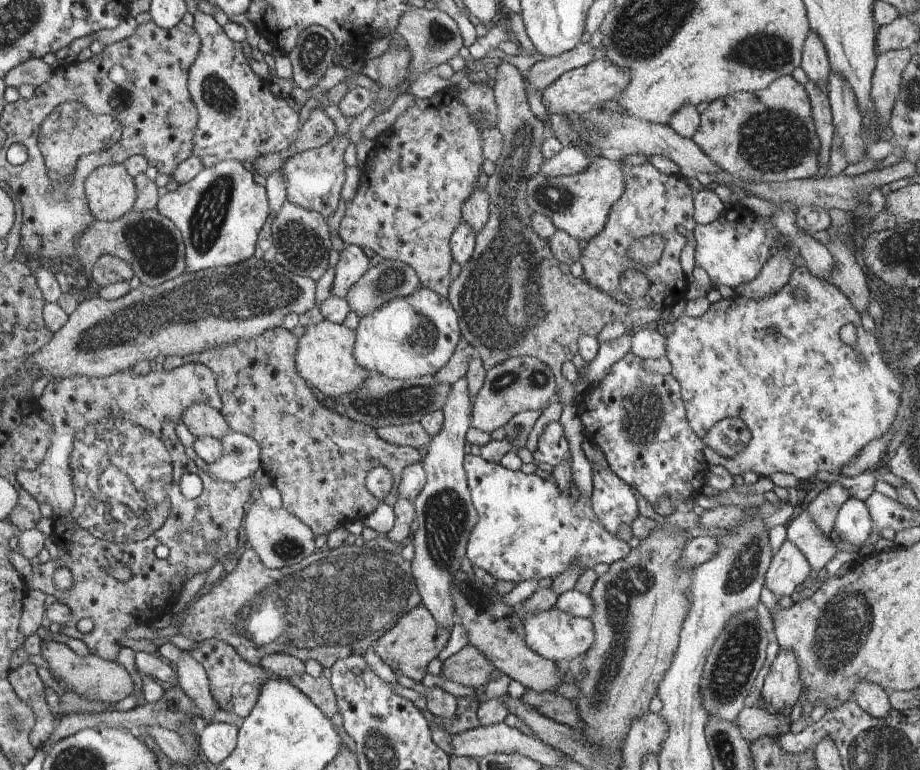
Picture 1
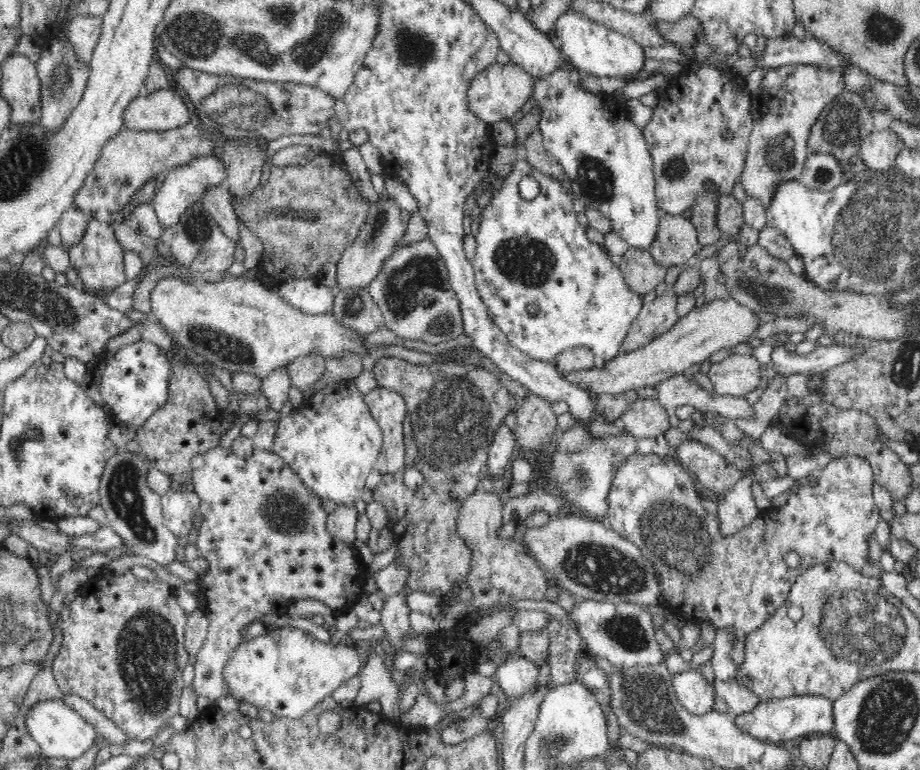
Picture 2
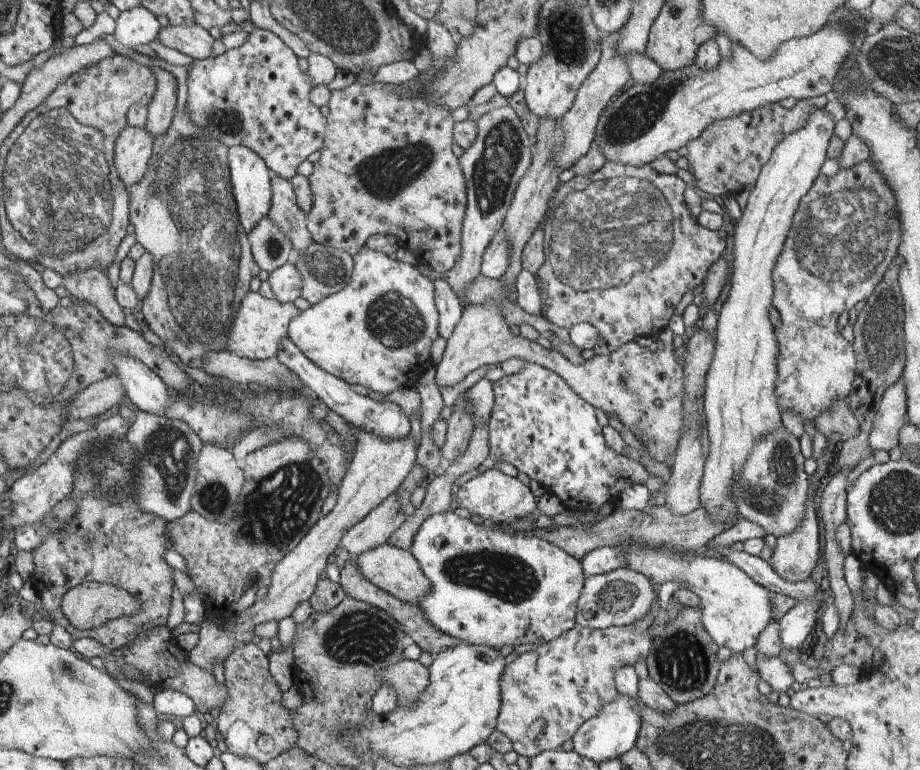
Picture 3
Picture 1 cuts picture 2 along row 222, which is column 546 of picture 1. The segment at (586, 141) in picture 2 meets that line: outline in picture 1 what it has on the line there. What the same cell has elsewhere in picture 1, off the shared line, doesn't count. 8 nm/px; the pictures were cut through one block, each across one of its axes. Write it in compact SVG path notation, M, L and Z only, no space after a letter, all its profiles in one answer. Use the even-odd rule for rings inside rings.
M556 606L524 617L525 641L534 652L541 653L548 660L569 661L584 656L596 640L596 628L589 618L575 617L562 612Z

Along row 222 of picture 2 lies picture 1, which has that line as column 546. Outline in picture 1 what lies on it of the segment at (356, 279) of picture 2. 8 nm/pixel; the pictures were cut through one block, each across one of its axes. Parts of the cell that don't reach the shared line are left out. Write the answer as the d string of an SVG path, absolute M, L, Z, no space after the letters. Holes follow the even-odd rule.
M517 356L491 366L474 402L473 425L482 432L494 432L522 411L542 411L557 393L550 366L533 356Z

